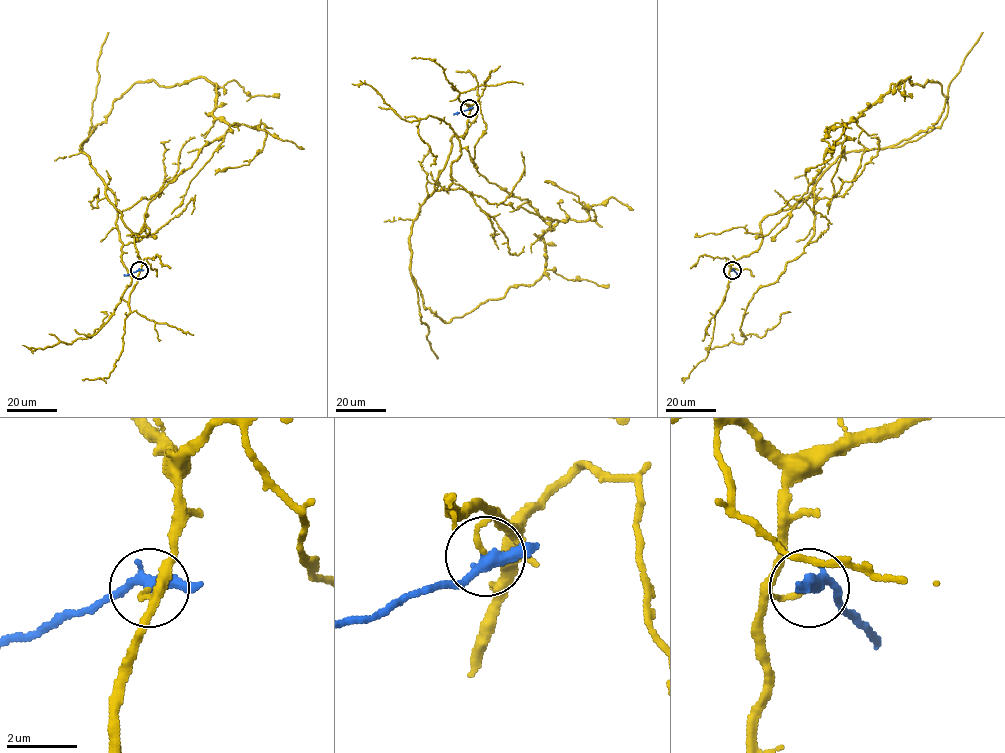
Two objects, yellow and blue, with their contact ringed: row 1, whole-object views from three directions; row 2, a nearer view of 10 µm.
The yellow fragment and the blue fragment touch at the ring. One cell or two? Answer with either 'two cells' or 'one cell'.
two cells

